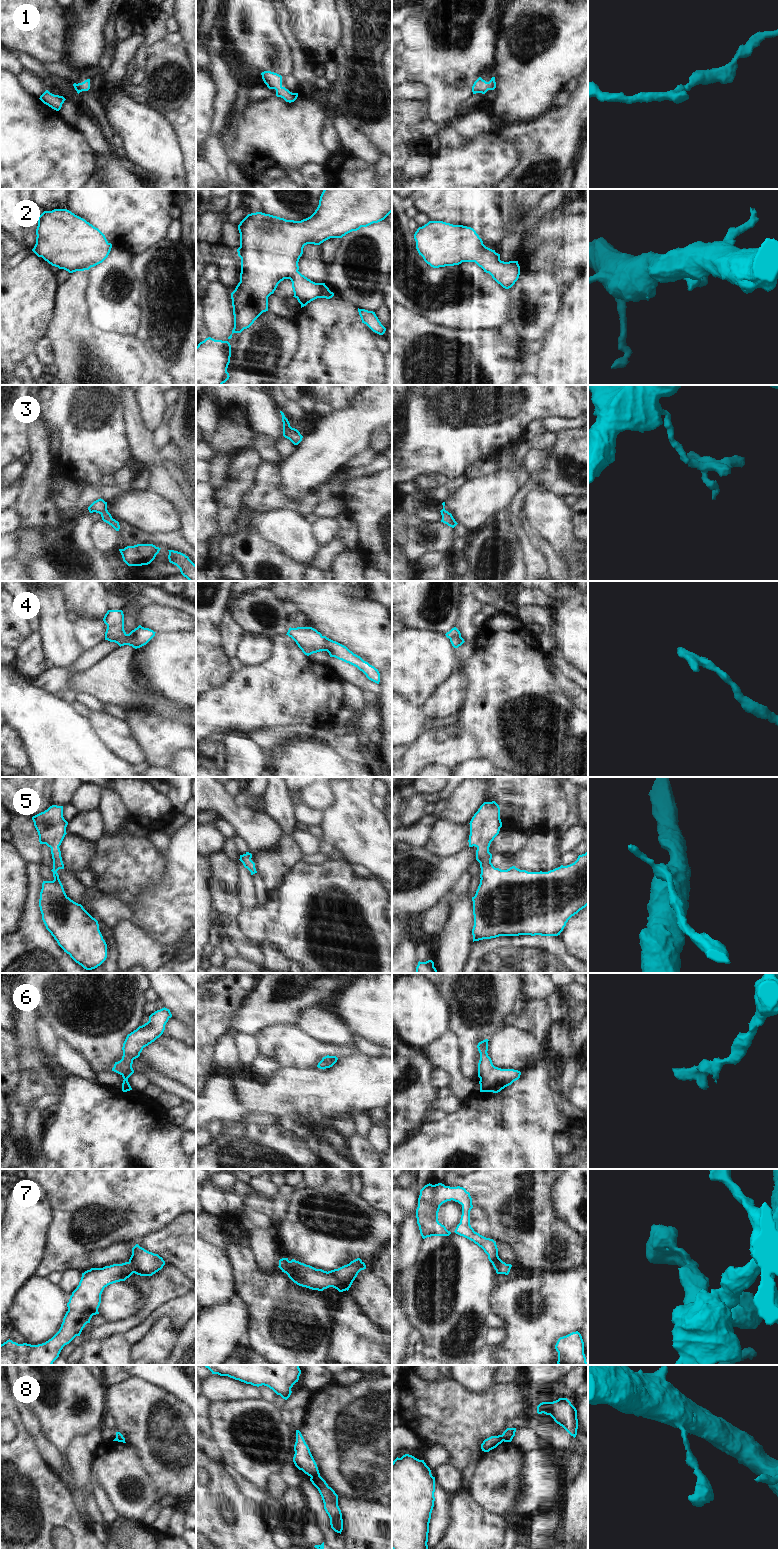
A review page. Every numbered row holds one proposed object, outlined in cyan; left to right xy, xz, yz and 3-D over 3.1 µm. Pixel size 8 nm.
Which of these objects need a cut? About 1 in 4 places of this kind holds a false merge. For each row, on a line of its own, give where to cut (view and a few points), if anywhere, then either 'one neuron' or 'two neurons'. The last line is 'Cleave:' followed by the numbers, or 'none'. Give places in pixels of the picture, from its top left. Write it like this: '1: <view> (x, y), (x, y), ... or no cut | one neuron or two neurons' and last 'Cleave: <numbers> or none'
1: no cut | one neuron
2: no cut | one neuron
3: no cut | one neuron
4: no cut | one neuron
5: no cut | one neuron
6: no cut | one neuron
7: no cut | one neuron
8: xz (319, 1474), (311, 1477) | two neurons
Cleave: 8

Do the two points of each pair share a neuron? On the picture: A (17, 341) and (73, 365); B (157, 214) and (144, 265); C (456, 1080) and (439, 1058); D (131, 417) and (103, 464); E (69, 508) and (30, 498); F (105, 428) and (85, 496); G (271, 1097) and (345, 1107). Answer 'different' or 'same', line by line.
A: different
B: different
C: same
D: different
E: different
F: different
G: same

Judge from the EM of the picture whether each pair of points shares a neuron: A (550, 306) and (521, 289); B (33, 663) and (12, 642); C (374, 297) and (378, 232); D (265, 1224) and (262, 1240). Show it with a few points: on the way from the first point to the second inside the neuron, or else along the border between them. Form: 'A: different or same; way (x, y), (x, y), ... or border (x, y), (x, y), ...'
A: same; way (543, 303), (533, 295), (528, 294)
B: different; border (31, 632), (16, 650)
C: same; way (349, 289), (340, 264), (347, 244), (353, 239)
D: different; border (272, 1227), (267, 1229), (255, 1228), (249, 1234)

